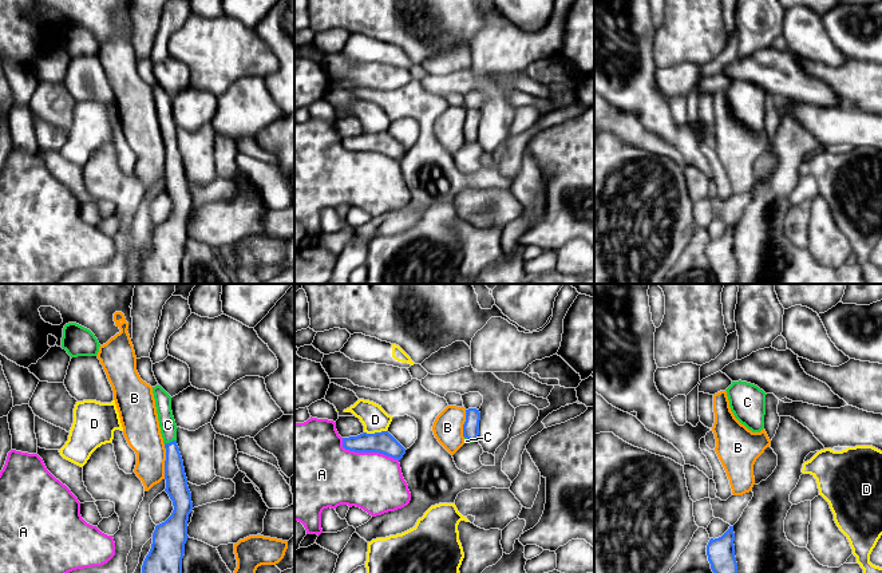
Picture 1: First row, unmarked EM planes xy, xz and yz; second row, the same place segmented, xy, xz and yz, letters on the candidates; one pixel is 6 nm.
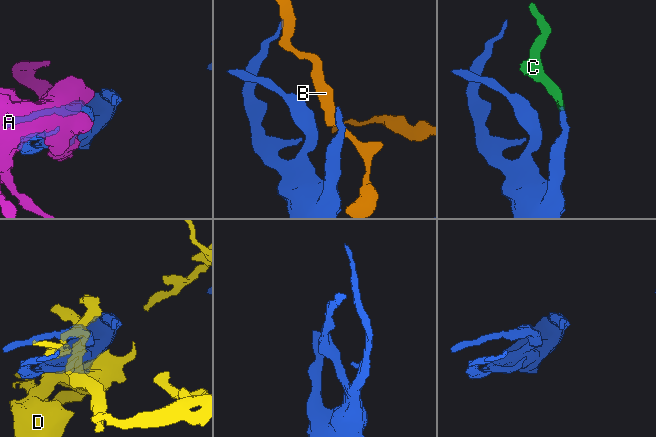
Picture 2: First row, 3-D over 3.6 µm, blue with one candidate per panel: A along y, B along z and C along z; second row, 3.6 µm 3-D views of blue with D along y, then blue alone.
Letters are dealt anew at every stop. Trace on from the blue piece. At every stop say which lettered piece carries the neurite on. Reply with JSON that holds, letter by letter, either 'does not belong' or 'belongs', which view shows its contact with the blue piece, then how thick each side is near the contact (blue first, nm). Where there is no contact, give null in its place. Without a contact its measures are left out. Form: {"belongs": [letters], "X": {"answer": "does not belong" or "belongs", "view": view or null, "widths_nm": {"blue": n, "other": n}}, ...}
{"belongs": ["C"], "A": {"answer": "does not belong", "view": "xz", "widths_nm": {"blue": 130, "other": 360}}, "B": {"answer": "does not belong", "view": "xy", "widths_nm": {"blue": 130, "other": 220}}, "C": {"answer": "belongs", "view": "xy", "widths_nm": {"blue": 130, "other": 100}}, "D": {"answer": "does not belong", "view": "xz", "widths_nm": {"blue": 130, "other": 160}}}

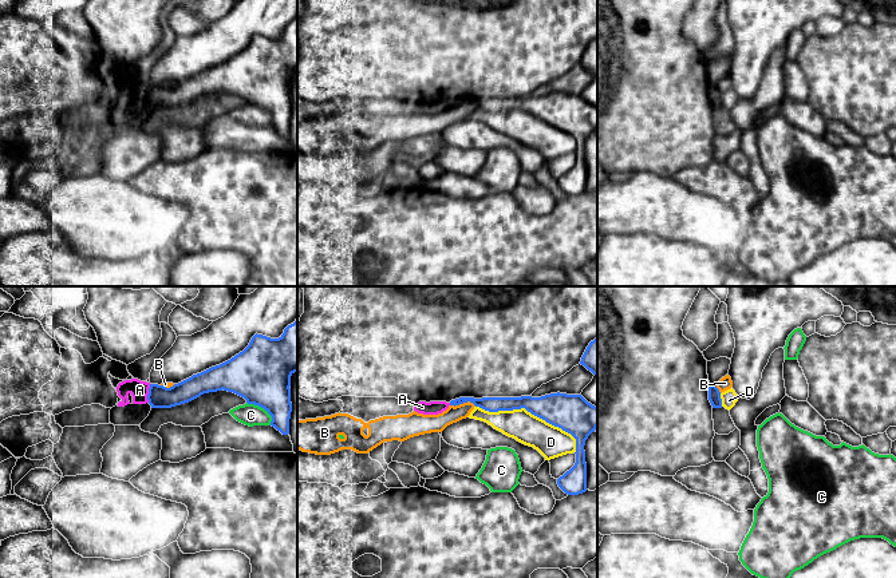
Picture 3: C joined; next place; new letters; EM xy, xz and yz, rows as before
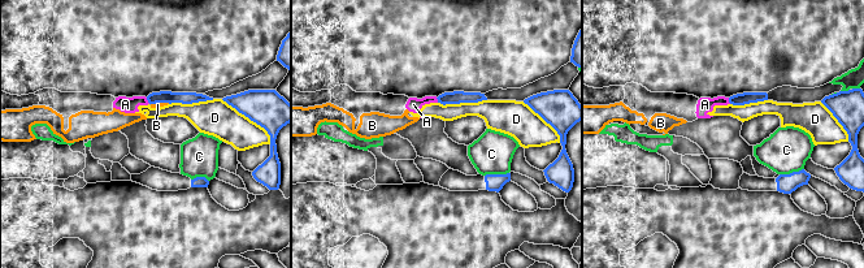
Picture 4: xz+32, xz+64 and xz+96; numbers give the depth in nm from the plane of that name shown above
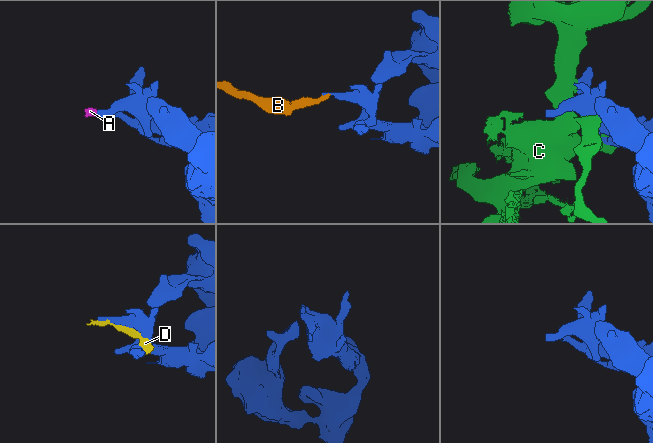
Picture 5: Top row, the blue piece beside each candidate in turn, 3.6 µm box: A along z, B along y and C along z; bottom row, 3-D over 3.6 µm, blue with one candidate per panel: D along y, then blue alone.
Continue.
{"belongs": [], "A": {"answer": "does not belong", "view": "xy", "widths_nm": {"blue": 140, "other": 110}}, "B": {"answer": "does not belong", "view": "xz", "widths_nm": {"blue": 100, "other": 110}}, "C": {"answer": "does not belong", "view": "xy", "widths_nm": {"blue": 360, "other": 130}}, "D": {"answer": "does not belong", "view": "xz", "widths_nm": {"blue": 220, "other": 190}}}

